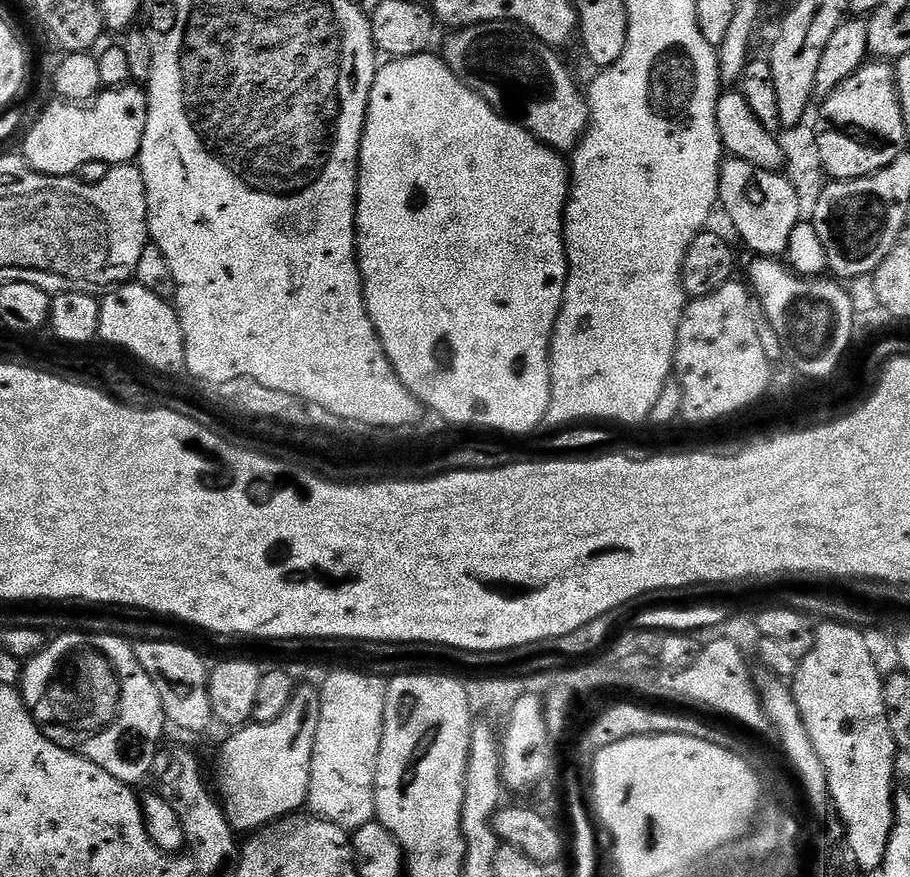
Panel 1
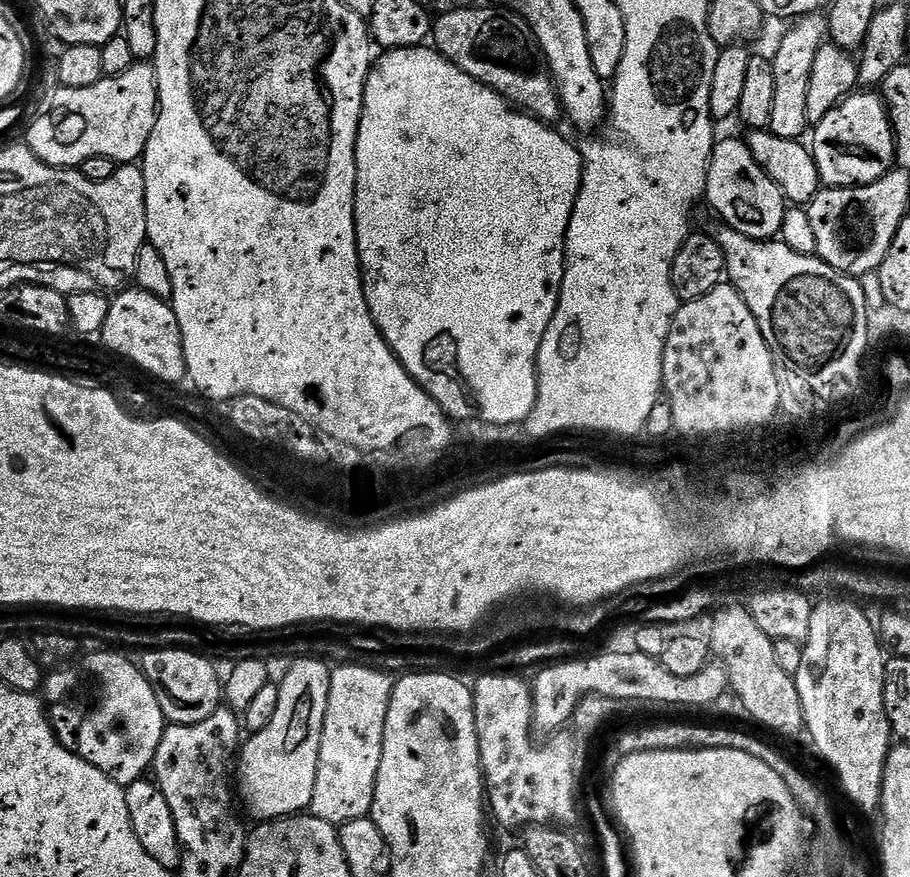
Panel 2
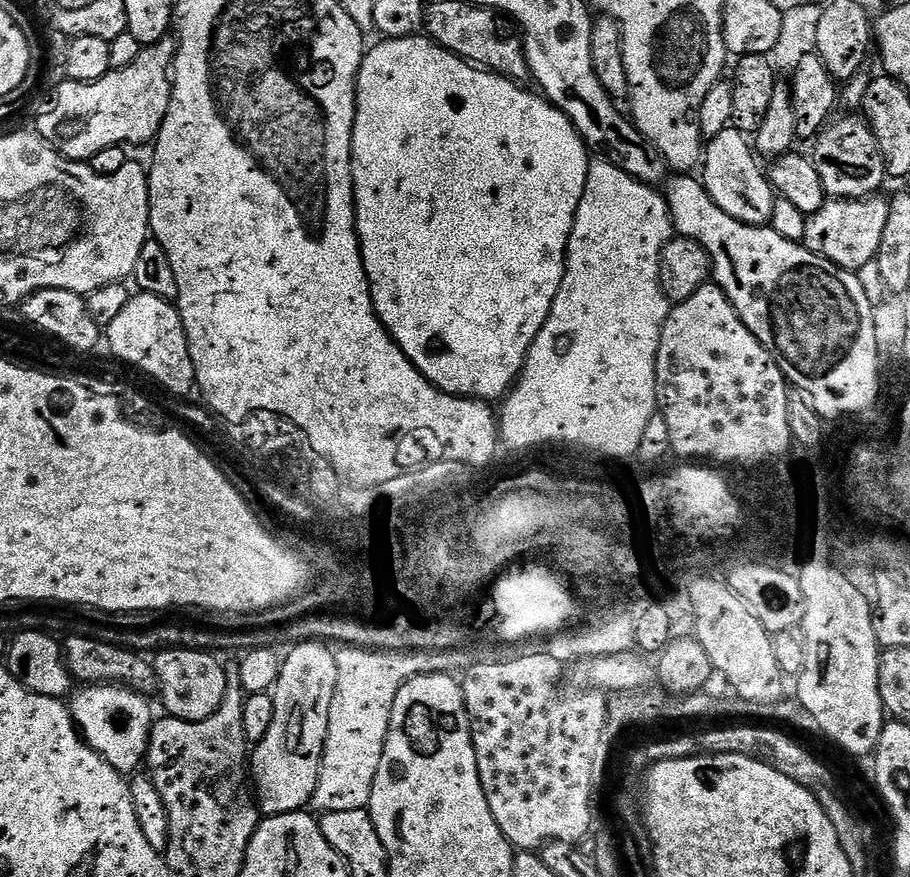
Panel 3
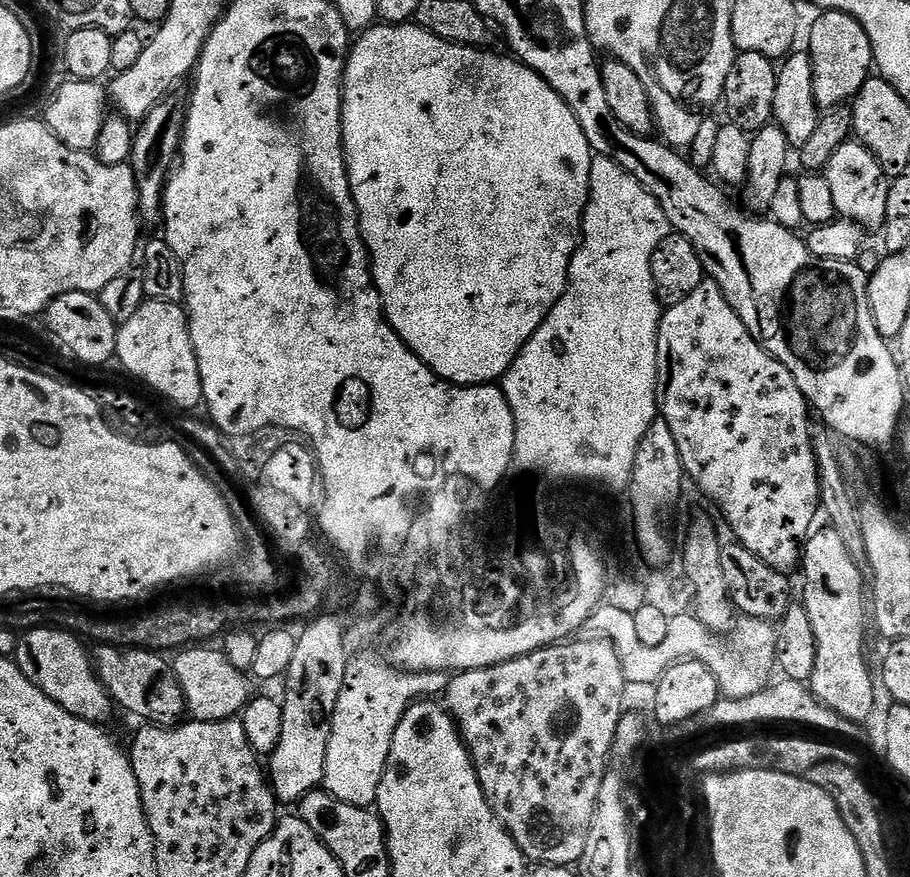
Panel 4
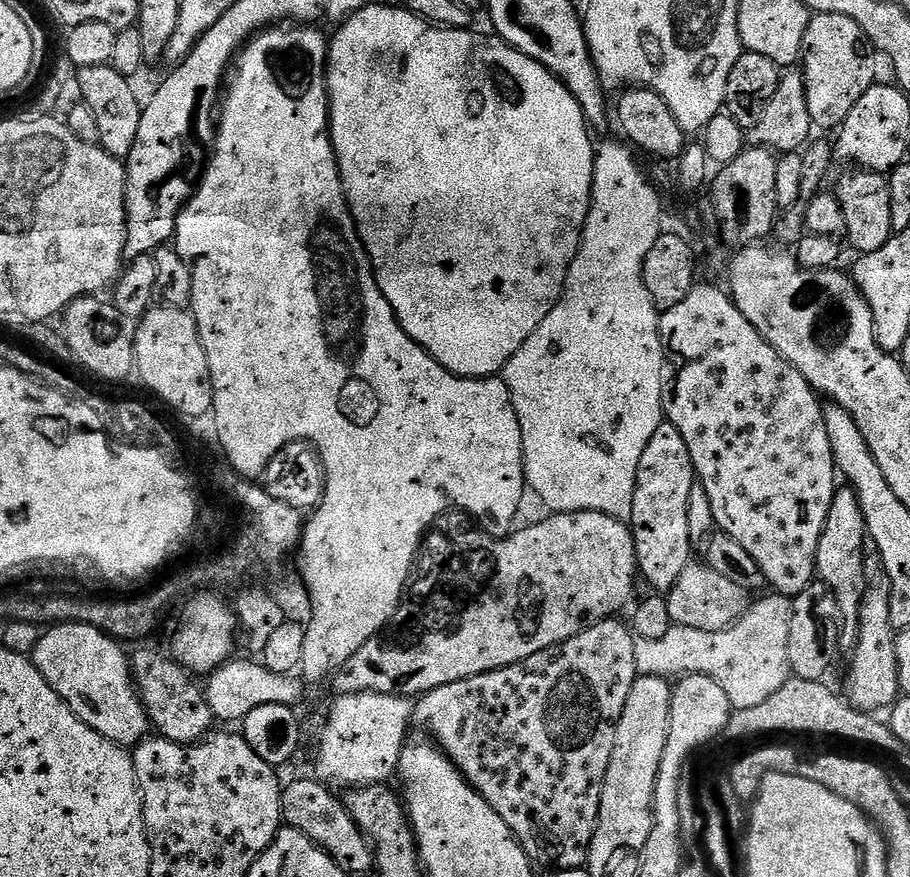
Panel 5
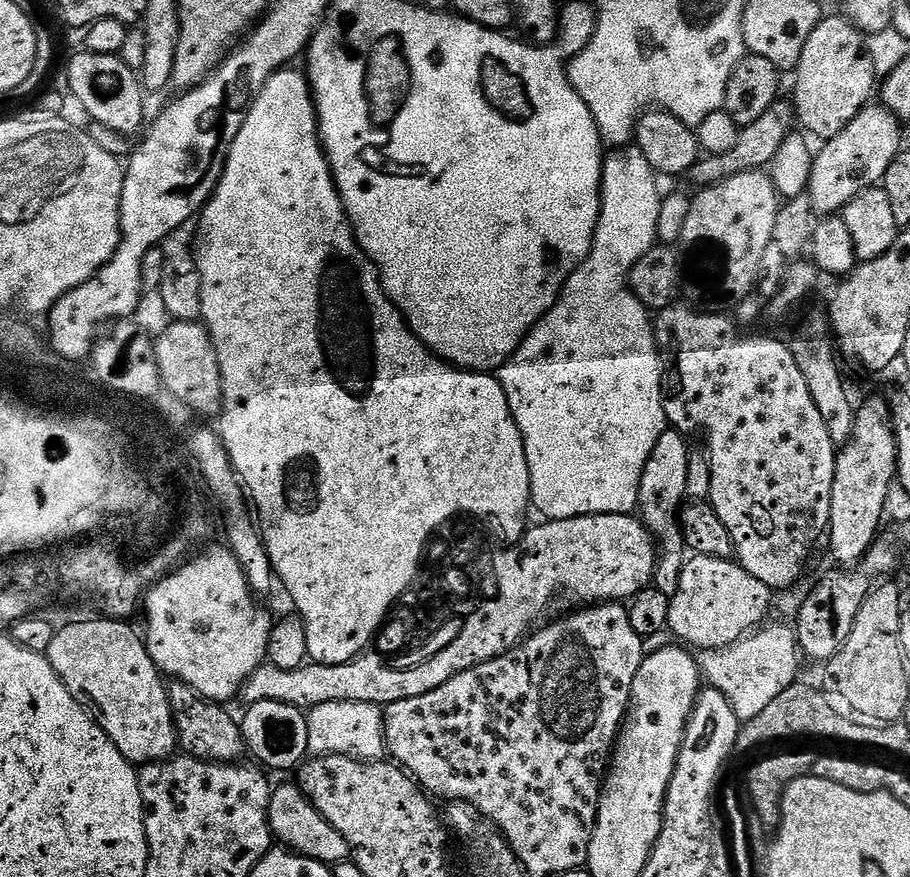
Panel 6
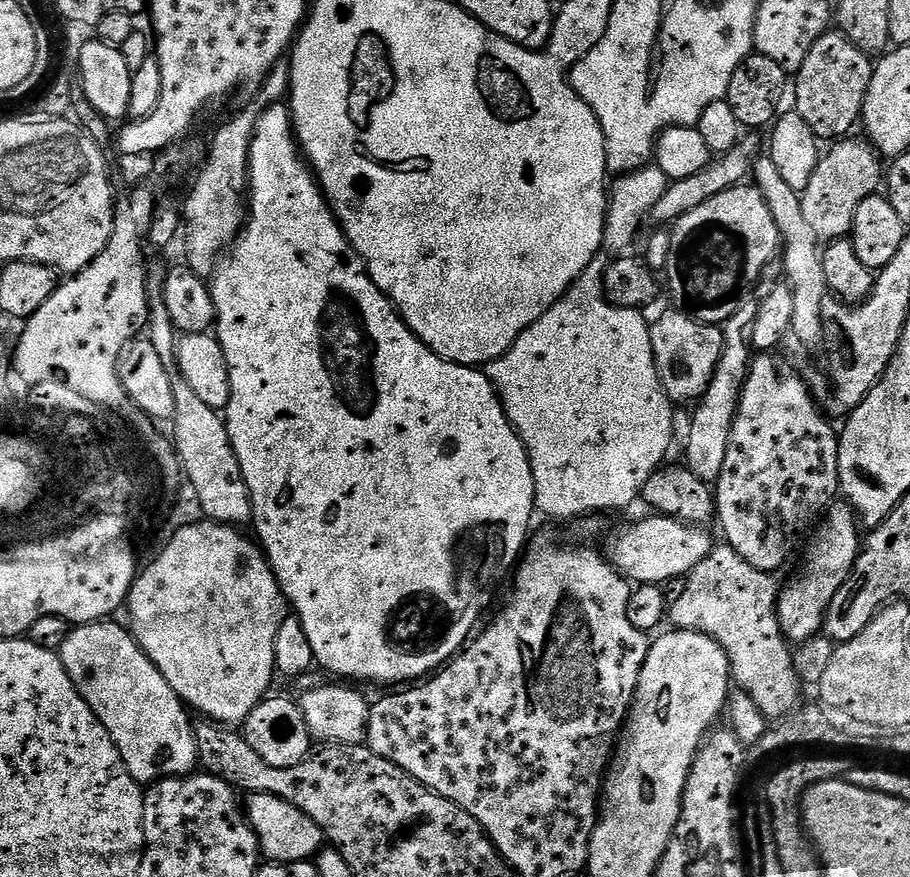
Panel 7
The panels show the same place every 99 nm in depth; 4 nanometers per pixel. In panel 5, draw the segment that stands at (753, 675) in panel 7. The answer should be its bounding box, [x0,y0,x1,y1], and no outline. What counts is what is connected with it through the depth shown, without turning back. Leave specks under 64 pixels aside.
[666,562,748,632]

